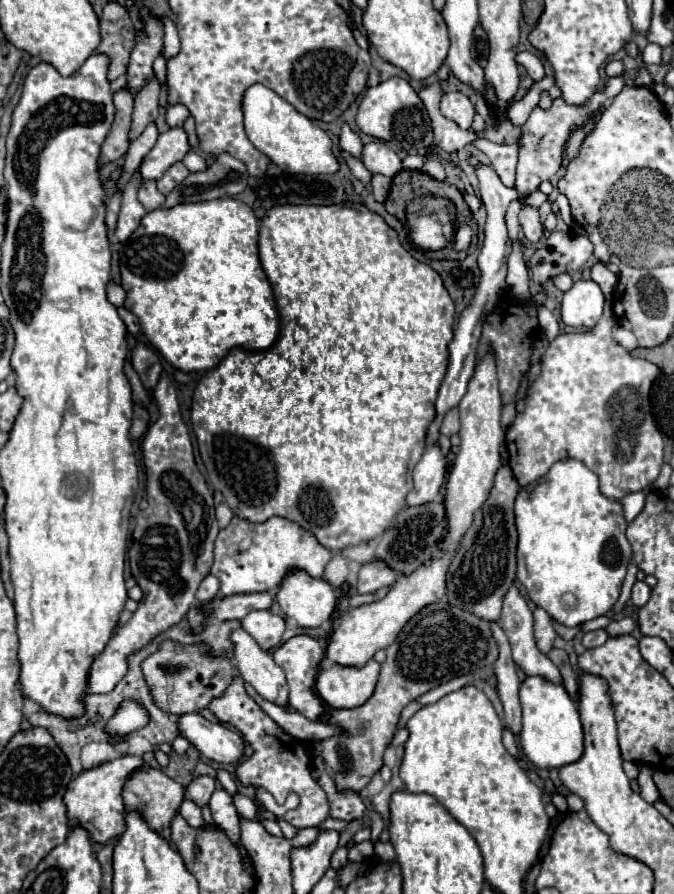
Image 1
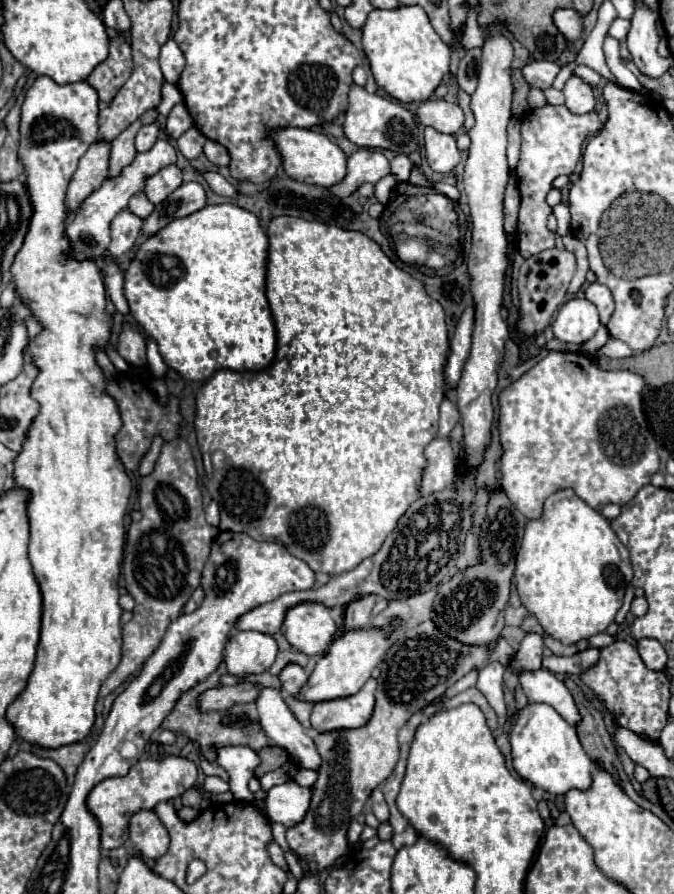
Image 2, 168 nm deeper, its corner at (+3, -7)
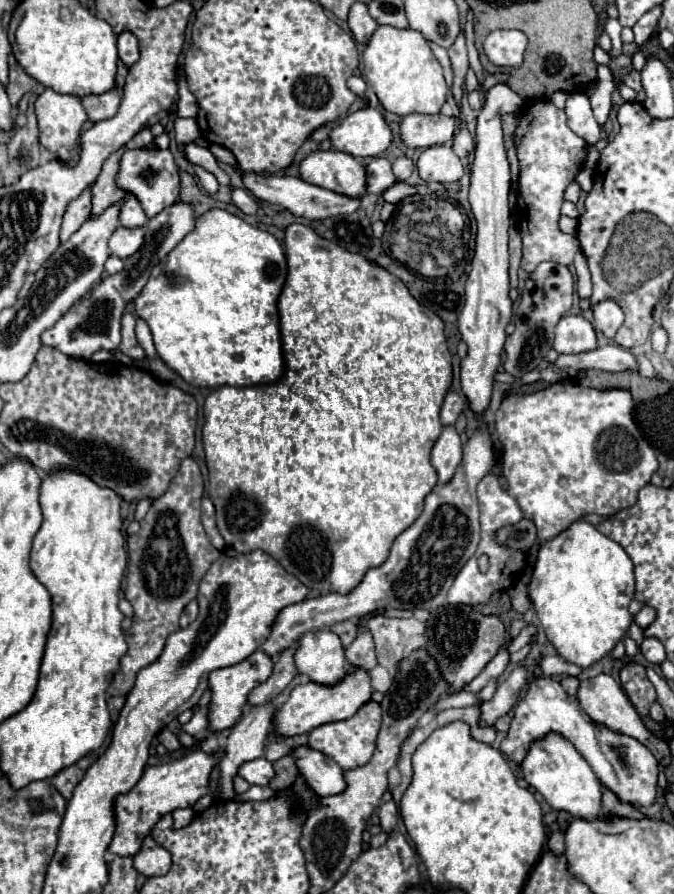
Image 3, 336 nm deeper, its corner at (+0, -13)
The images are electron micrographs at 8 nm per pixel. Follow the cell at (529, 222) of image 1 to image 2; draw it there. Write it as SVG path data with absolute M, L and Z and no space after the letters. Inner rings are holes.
M544 105L540 109L532 109L522 119L522 147L520 161L516 167L518 191L522 197L520 203L520 219L518 219L518 251L526 259L540 251L556 247L556 235L546 227L548 215L552 207L546 203L546 195L552 189L552 181L560 175L570 175L578 167L582 157L582 143L588 135L594 135L602 129L598 113L574 115L564 105Z

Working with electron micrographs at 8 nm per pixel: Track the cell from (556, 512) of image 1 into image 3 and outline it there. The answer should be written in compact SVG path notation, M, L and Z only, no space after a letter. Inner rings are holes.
M585 519L573 521L565 531L541 543L527 587L539 627L557 653L583 669L611 653L631 623L629 603L635 591L633 561L625 549L605 537Z

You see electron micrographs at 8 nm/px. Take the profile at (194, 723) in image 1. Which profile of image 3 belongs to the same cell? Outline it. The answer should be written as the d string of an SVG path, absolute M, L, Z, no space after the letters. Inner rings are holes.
M259 757L253 761L245 761L239 767L237 775L243 777L251 785L267 785L269 779L275 775L275 771L273 771L273 765L265 757Z

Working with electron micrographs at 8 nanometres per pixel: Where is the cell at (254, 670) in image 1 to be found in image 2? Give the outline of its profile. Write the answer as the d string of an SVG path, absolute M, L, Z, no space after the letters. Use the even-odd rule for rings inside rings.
M262 687L260 697L256 699L256 707L260 725L270 737L272 745L282 747L298 763L300 769L318 771L322 759L316 751L316 743L298 723L280 693L276 689Z

